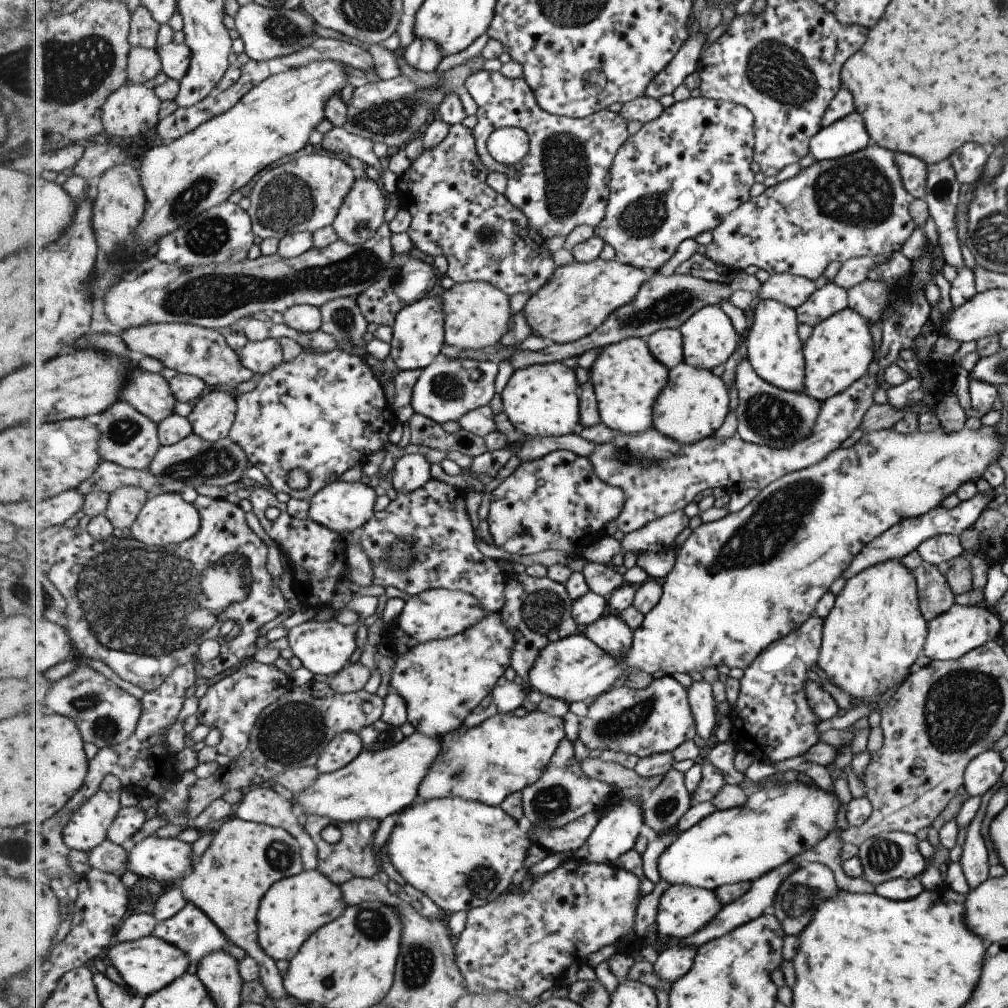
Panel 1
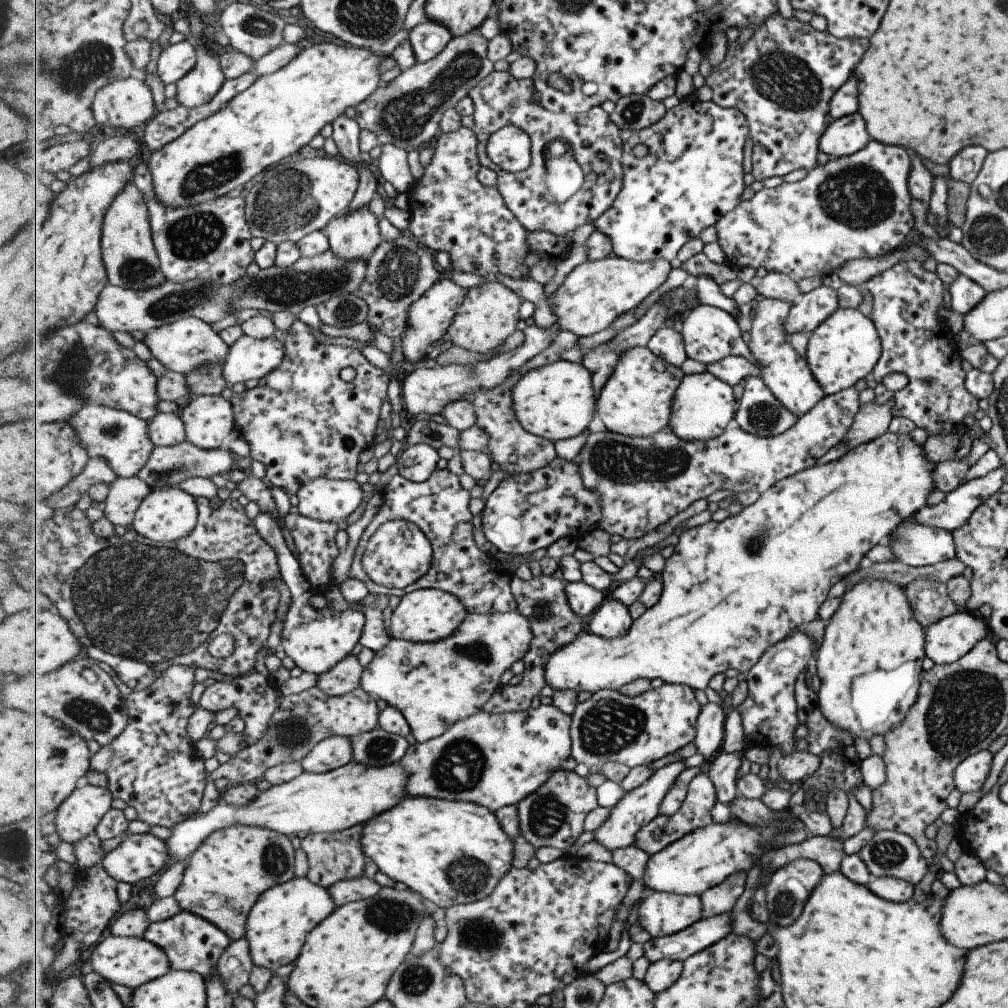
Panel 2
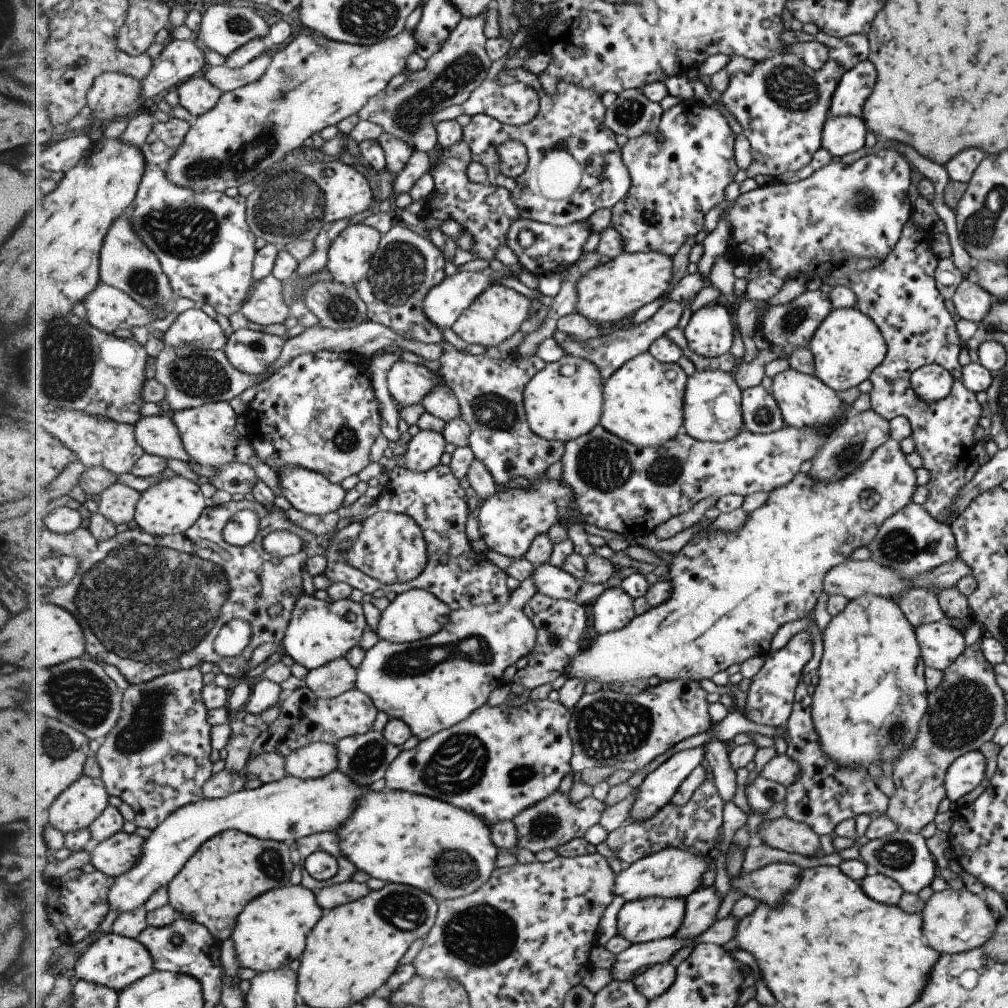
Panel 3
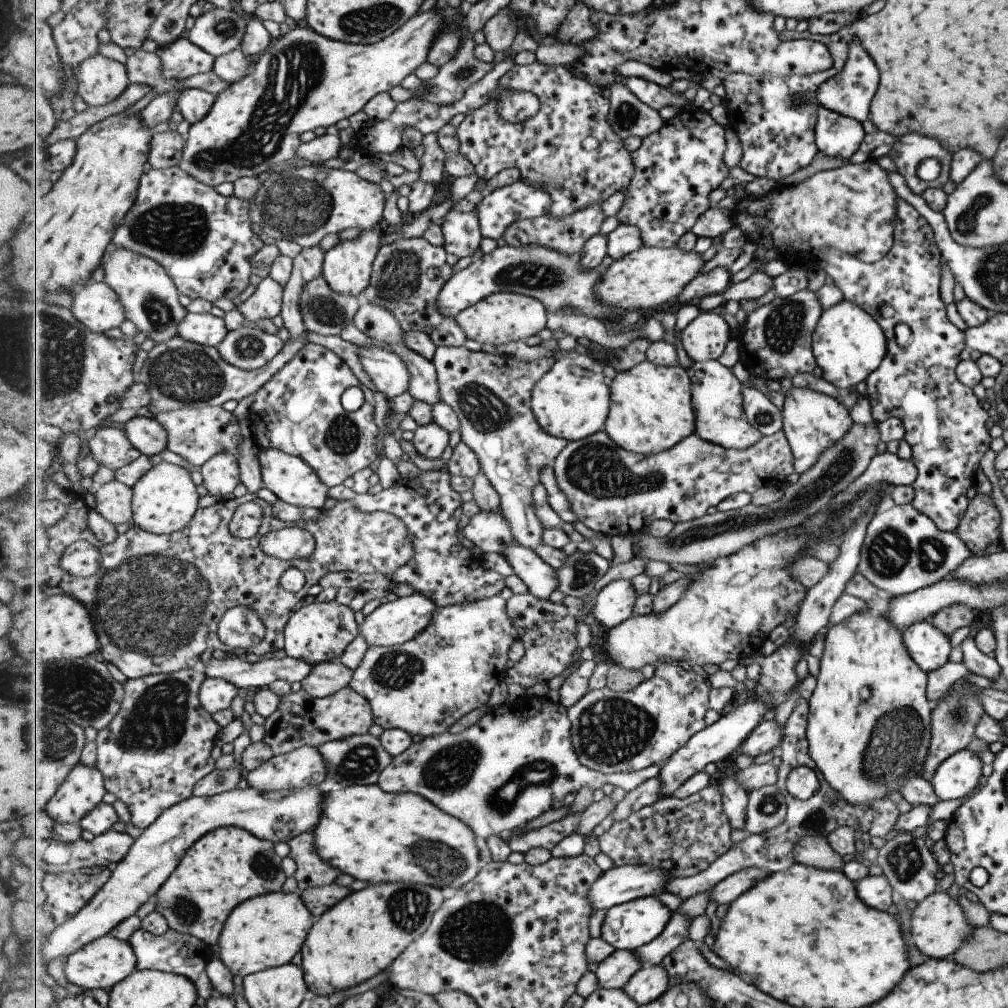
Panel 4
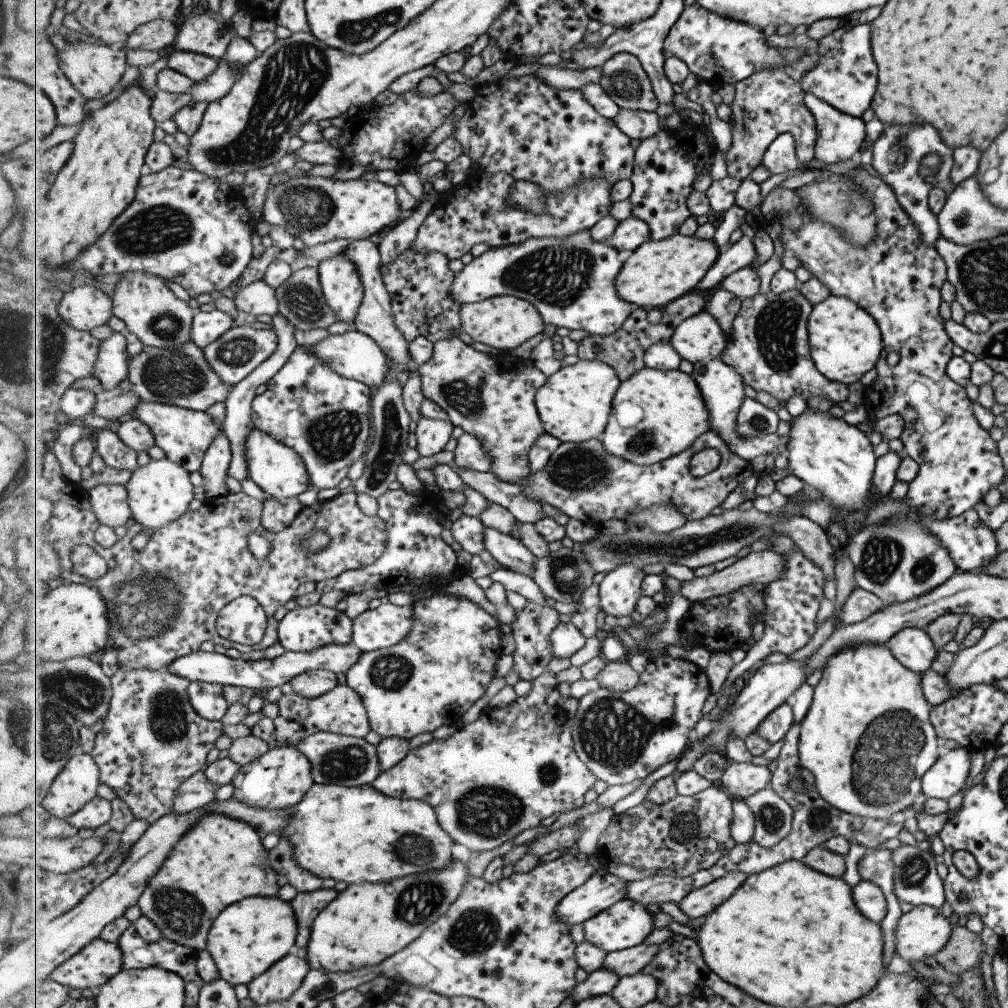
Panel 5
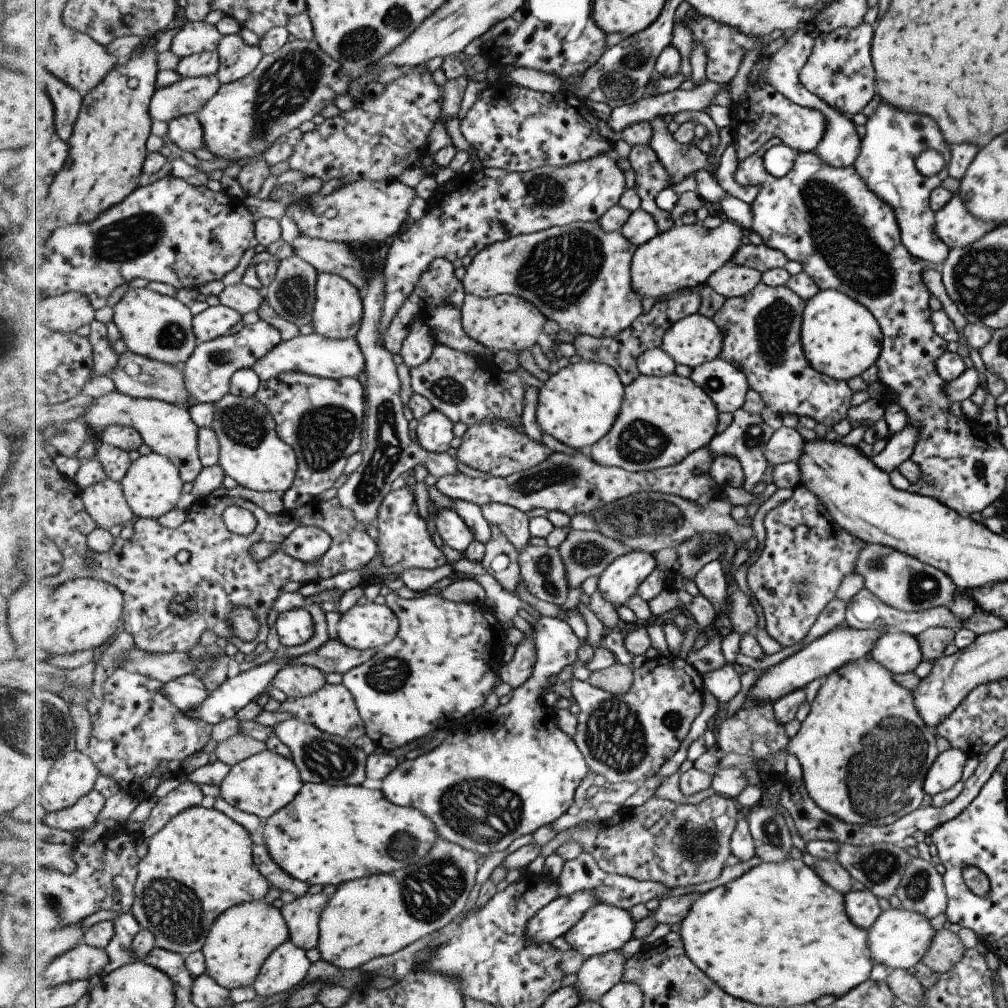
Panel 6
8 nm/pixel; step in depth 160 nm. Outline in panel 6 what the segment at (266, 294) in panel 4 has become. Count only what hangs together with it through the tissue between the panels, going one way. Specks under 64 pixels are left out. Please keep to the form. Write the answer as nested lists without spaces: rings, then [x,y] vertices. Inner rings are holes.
[[[241,281],[237,284],[227,284],[220,292],[219,299],[221,304],[237,310],[241,314],[247,314],[253,310],[256,312],[261,308],[264,300],[267,302],[267,296],[263,297],[257,288],[251,288]]]

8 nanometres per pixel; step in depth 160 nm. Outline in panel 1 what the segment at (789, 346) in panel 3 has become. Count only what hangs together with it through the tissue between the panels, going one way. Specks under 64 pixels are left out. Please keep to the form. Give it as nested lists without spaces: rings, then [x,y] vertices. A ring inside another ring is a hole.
[[[829,282],[813,290],[811,296],[794,312],[797,314],[799,324],[815,327],[846,307],[848,307],[847,290]]]

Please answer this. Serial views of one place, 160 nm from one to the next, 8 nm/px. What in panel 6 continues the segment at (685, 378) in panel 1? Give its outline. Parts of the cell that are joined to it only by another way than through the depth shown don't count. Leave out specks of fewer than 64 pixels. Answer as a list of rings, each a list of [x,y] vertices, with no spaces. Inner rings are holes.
[[[719,356],[694,368],[690,377],[712,397],[720,412],[735,414],[745,404],[750,389],[748,375],[732,361]],[[781,427],[777,429],[771,440],[767,443],[765,456],[771,465],[779,463],[794,463],[799,458],[804,440],[794,428]]]

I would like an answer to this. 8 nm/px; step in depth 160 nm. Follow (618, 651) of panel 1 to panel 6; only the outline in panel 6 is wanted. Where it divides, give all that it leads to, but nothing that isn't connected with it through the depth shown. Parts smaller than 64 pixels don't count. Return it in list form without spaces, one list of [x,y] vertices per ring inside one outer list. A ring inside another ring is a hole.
[[[631,551],[614,560],[599,577],[597,589],[615,609],[627,606],[632,596],[638,595],[641,583],[657,568],[655,556],[647,551]]]

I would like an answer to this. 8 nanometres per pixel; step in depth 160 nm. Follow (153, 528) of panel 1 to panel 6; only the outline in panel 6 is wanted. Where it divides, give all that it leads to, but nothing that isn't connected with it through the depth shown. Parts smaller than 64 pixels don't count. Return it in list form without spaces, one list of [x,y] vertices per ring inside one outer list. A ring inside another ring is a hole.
[[[151,452],[149,455],[141,455],[132,462],[128,475],[121,482],[124,493],[128,499],[129,506],[141,519],[161,518],[163,514],[171,512],[183,498],[184,478],[181,476],[180,468],[173,464],[169,457]]]

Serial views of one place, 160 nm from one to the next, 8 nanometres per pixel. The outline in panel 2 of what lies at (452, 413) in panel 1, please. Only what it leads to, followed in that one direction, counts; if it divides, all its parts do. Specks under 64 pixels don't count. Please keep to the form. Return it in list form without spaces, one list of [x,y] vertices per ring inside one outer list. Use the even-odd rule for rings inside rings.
[[[555,322],[551,327],[544,329],[528,323],[525,328],[525,342],[512,351],[501,353],[486,361],[479,361],[474,365],[450,364],[446,366],[436,365],[427,369],[423,364],[413,367],[412,372],[402,375],[402,405],[406,412],[415,414],[439,414],[441,415],[448,404],[465,399],[469,395],[486,389],[492,391],[500,387],[514,371],[525,366],[531,358],[541,354],[557,336],[561,330],[559,323]]]

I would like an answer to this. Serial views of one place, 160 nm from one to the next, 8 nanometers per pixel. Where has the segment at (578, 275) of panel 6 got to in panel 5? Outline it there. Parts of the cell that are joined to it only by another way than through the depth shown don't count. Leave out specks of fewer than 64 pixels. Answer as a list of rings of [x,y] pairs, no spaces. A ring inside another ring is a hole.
[[[583,231],[567,239],[532,238],[524,243],[502,247],[491,247],[482,255],[473,258],[457,274],[453,281],[452,297],[465,306],[501,295],[513,295],[528,300],[540,310],[546,324],[554,327],[569,327],[585,330],[591,335],[602,337],[615,334],[633,314],[635,304],[619,296],[616,280],[624,262],[619,260],[619,251],[608,242],[593,240],[590,231]]]

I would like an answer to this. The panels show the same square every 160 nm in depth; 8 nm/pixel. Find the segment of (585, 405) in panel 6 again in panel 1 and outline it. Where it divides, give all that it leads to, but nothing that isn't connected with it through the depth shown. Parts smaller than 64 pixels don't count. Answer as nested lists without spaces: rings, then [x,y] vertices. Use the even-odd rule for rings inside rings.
[[[561,362],[533,364],[528,368],[514,371],[508,385],[502,391],[503,410],[517,430],[529,436],[545,438],[571,435],[581,423],[582,385],[575,368],[567,368]]]

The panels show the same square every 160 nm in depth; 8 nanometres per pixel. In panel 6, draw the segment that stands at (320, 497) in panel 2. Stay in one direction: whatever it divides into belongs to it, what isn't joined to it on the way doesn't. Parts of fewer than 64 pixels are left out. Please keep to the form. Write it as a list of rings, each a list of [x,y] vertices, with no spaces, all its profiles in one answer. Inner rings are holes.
[[[232,392],[215,402],[211,428],[220,440],[220,462],[225,474],[240,486],[259,492],[286,493],[296,482],[300,468],[296,450],[281,440],[276,420],[255,397],[235,396]]]

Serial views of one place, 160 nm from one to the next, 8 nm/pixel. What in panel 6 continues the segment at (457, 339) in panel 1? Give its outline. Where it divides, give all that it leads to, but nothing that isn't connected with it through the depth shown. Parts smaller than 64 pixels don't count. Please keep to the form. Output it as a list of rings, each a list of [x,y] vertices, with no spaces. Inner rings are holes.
[[[466,293],[465,296],[466,299],[461,308],[462,324],[465,332],[473,340],[495,353],[509,350],[517,354],[525,348],[530,348],[530,350],[535,348],[548,317],[532,302],[517,295],[497,295],[485,298]]]

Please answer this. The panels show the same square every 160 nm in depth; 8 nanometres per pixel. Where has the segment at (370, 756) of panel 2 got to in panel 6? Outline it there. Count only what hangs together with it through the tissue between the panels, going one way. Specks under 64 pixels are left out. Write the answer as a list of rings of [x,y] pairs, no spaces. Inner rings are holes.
[[[295,717],[277,723],[274,726],[274,732],[291,749],[291,758],[298,764],[302,770],[301,774],[306,783],[327,783],[330,785],[360,785],[368,778],[367,765],[368,754],[359,746],[353,745],[354,740],[343,738],[339,735],[332,735],[313,724],[307,724],[297,720]]]

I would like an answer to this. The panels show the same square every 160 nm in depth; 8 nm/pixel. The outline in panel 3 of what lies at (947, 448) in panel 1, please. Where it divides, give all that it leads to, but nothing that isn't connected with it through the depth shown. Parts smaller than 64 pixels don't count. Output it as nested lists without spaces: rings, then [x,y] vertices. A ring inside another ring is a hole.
[[[889,437],[883,444],[880,444],[863,464],[857,465],[854,471],[847,476],[834,481],[816,481],[807,473],[799,471],[793,475],[793,480],[785,486],[776,488],[770,492],[769,500],[757,510],[748,513],[745,526],[741,530],[735,532],[729,531],[701,531],[694,535],[690,541],[681,549],[681,552],[673,554],[672,561],[668,565],[668,574],[673,585],[673,590],[669,600],[663,602],[656,607],[651,607],[645,614],[637,615],[628,627],[621,630],[610,632],[604,635],[598,635],[594,641],[589,642],[576,654],[572,661],[565,667],[564,675],[567,679],[581,679],[586,682],[600,682],[603,687],[608,687],[613,683],[628,683],[632,680],[651,678],[657,676],[663,681],[675,679],[687,680],[703,680],[703,678],[713,678],[717,672],[727,670],[733,665],[743,664],[745,660],[753,658],[753,656],[766,656],[771,650],[771,642],[775,638],[775,634],[779,632],[779,628],[783,624],[792,623],[793,621],[807,616],[813,606],[815,600],[821,594],[821,580],[824,580],[823,574],[829,572],[833,567],[837,567],[841,563],[847,562],[849,556],[855,552],[856,548],[866,547],[869,541],[877,534],[881,523],[893,516],[895,512],[901,510],[907,503],[912,502],[912,494],[916,487],[916,476],[914,469],[907,463],[905,453],[900,449],[899,443]]]

